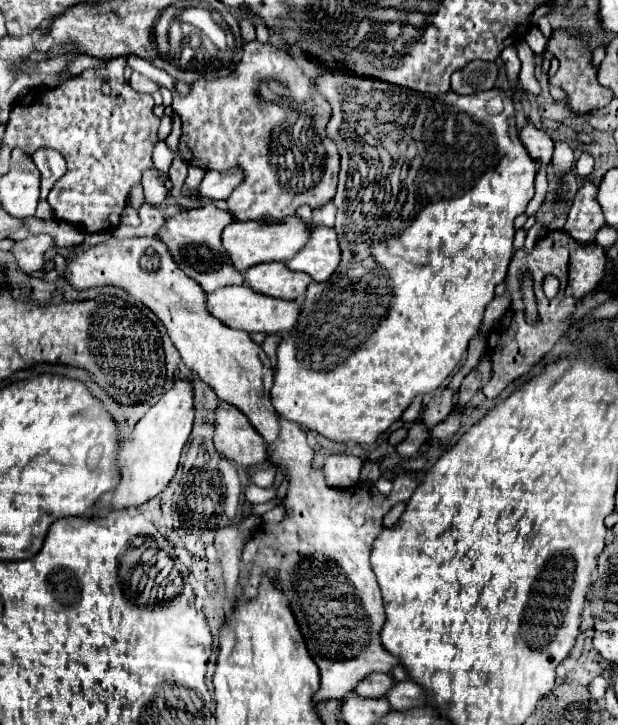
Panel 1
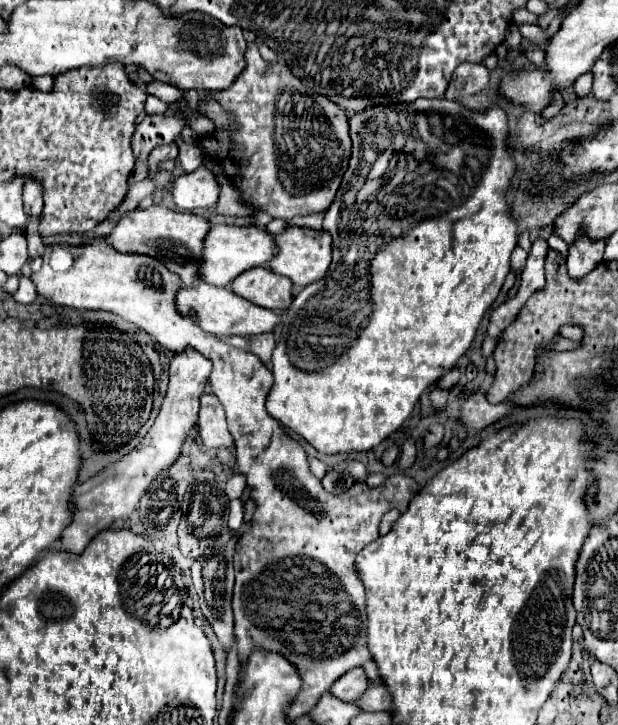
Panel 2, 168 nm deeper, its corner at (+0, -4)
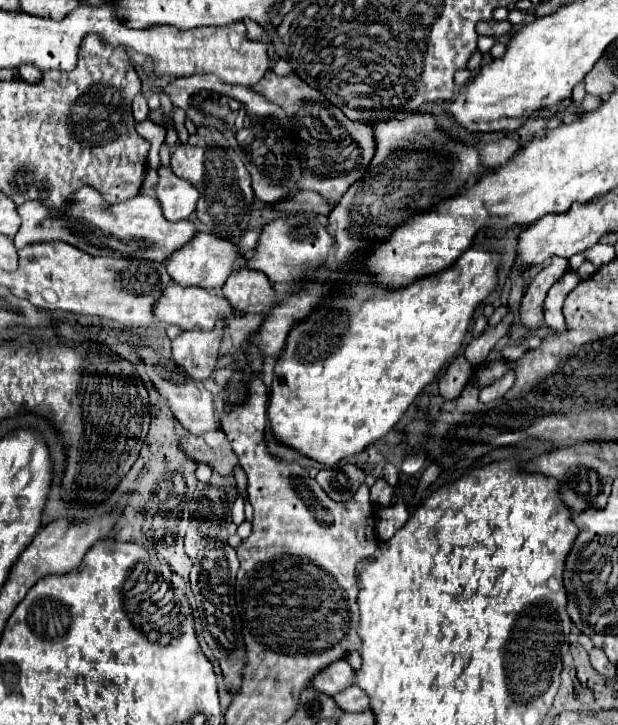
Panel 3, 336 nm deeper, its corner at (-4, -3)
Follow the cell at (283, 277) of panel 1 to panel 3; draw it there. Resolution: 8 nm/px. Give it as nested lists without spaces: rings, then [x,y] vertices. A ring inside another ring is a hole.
[[[242,269],[228,277],[222,295],[238,313],[262,313],[278,303],[276,291],[260,271]]]

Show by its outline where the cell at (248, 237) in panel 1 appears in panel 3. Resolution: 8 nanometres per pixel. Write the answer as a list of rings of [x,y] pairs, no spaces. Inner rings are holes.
[[[196,233],[188,245],[184,245],[166,261],[166,269],[178,285],[182,287],[194,285],[204,289],[220,289],[226,283],[228,273],[232,275],[232,271],[236,269],[240,271],[244,267],[248,267],[248,257],[240,253],[238,243],[228,243],[228,239],[220,239],[218,235],[212,233]]]

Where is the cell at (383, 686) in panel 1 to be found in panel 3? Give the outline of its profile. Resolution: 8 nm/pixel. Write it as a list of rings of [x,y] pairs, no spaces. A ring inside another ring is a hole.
[[[342,659],[342,661],[328,665],[320,675],[316,675],[312,679],[312,687],[316,691],[332,697],[332,695],[344,691],[344,687],[350,687],[354,683],[354,677],[356,677],[356,671],[350,667],[350,663],[346,659]]]

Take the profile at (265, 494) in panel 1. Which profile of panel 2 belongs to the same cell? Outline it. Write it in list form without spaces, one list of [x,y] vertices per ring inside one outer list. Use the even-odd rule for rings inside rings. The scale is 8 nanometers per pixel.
[[[241,499],[230,501],[230,514],[228,518],[228,527],[232,531],[237,531],[243,523],[243,506]]]

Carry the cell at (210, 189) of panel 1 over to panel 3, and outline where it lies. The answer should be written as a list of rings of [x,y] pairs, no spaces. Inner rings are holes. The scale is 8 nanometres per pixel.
[[[160,167],[158,169],[160,181],[156,185],[158,201],[162,205],[164,217],[168,221],[180,221],[188,219],[196,211],[196,203],[200,199],[200,193],[196,187],[192,187],[186,179],[180,179],[174,175],[170,167]]]

